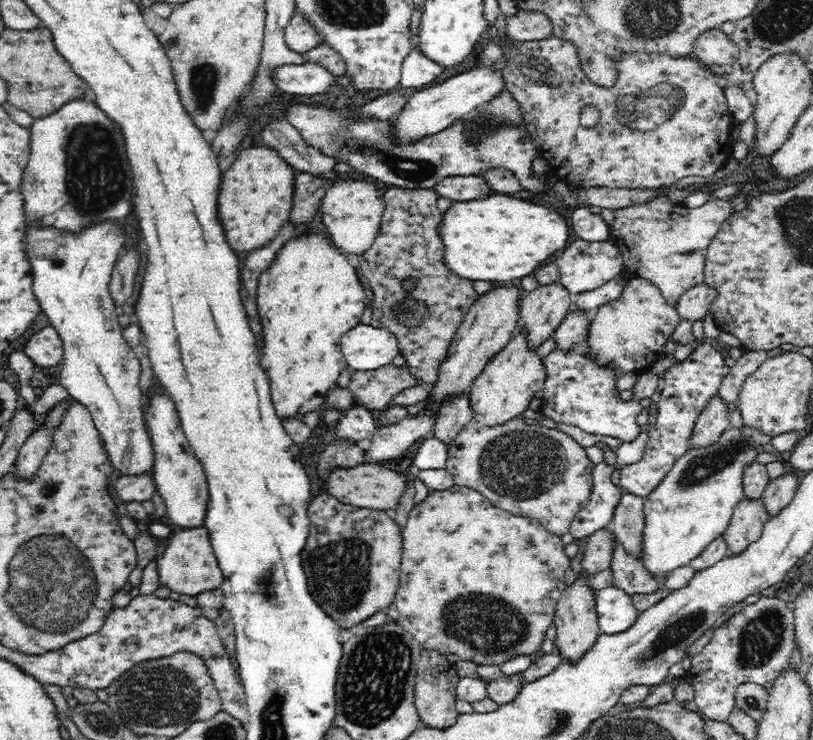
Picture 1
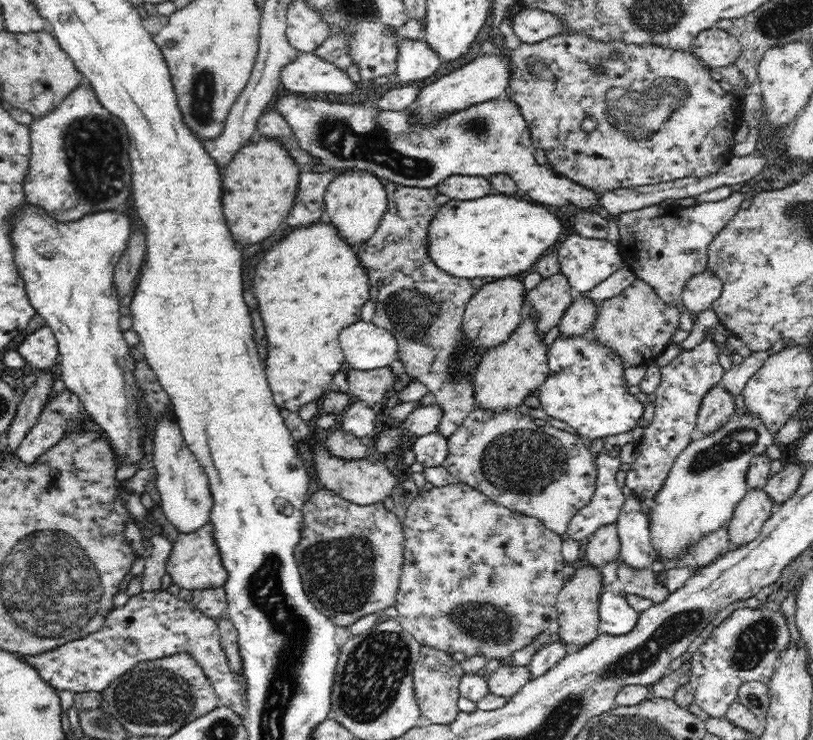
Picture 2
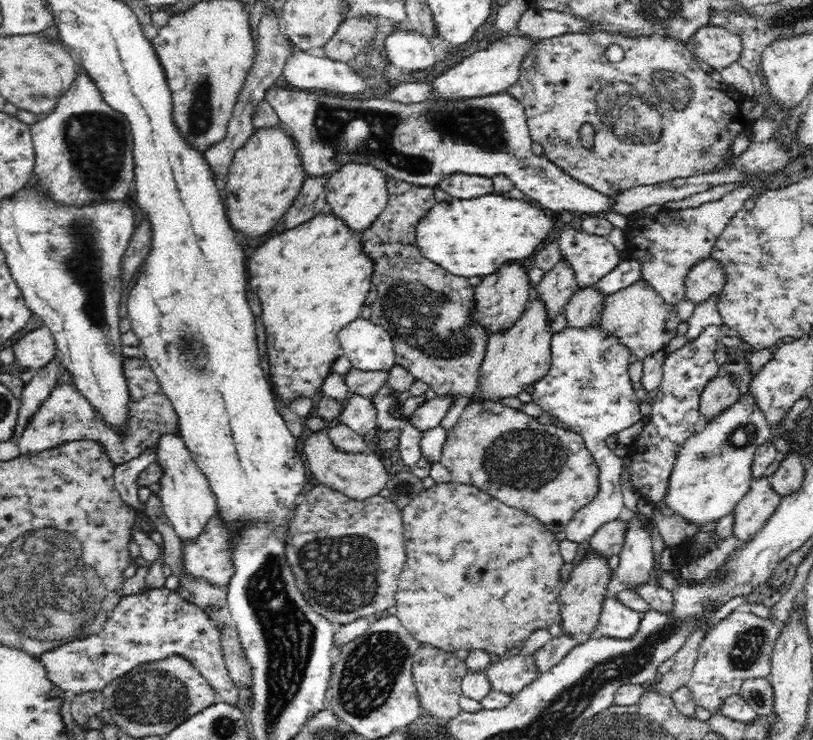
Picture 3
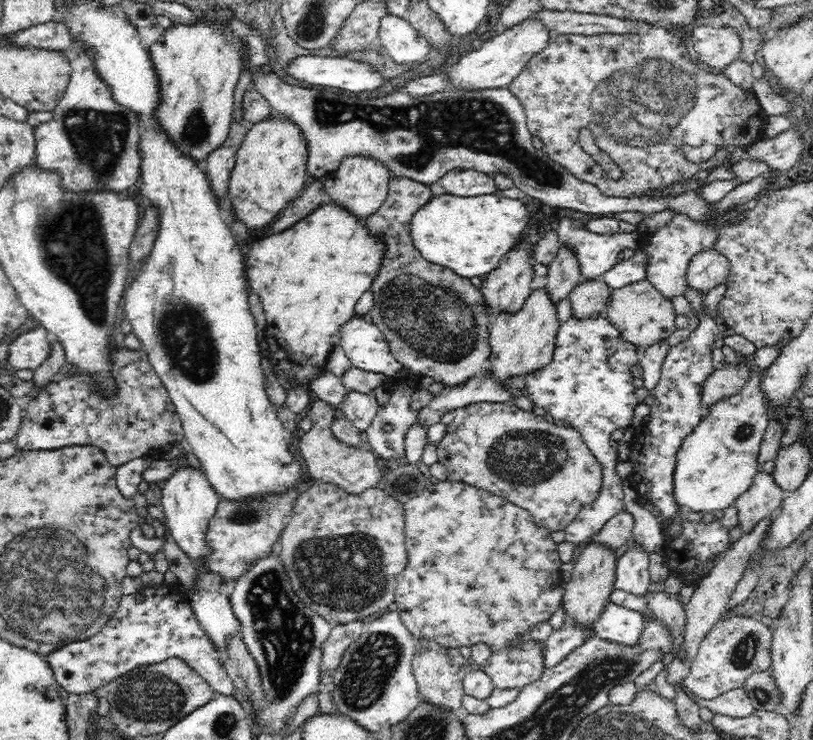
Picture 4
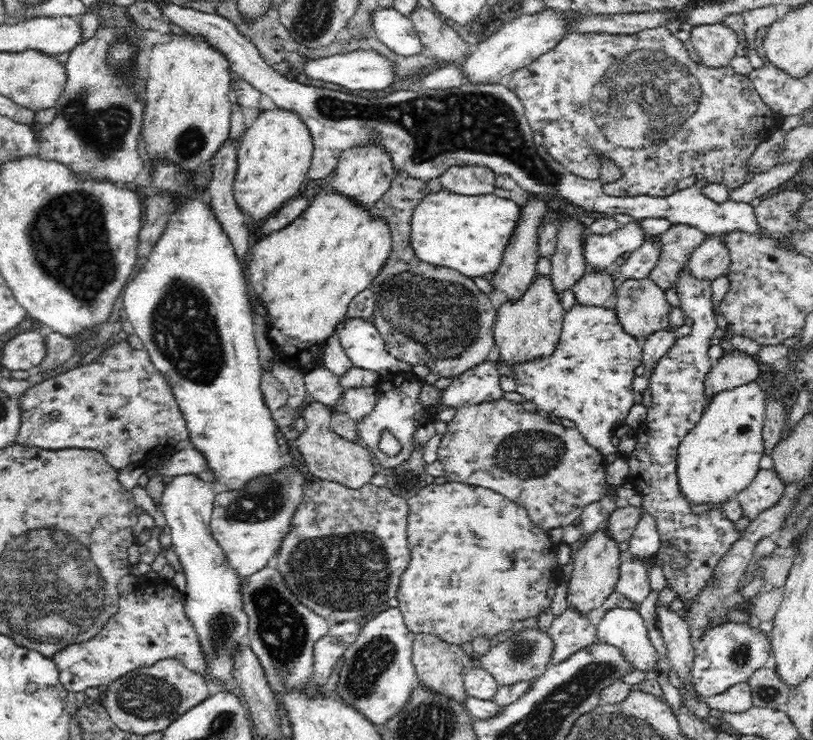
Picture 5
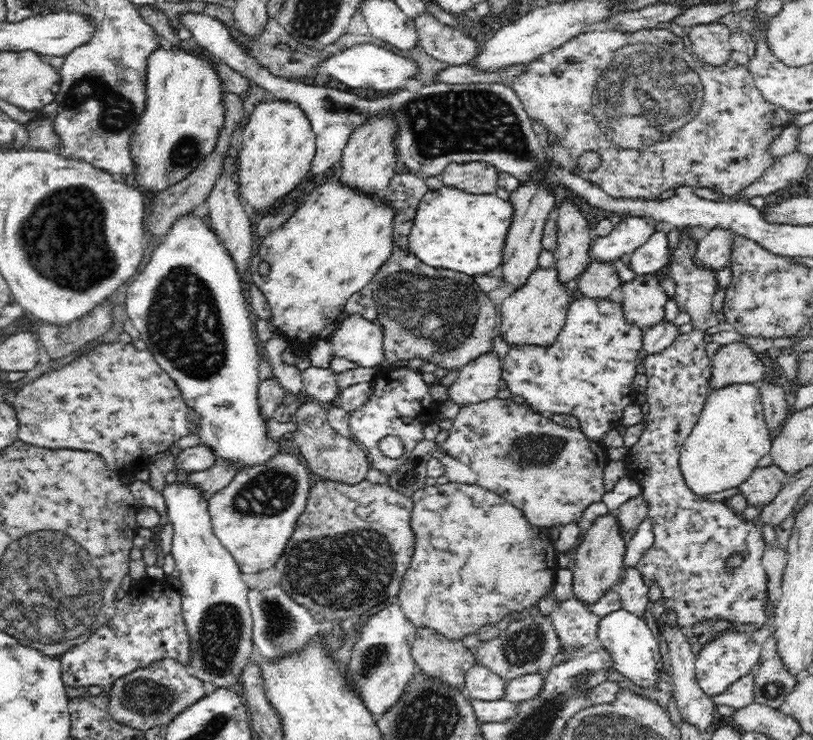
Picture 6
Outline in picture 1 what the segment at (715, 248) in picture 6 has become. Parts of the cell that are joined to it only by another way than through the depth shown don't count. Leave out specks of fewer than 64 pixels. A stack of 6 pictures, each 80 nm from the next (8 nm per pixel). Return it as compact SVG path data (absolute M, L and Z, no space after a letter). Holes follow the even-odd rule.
M702 281L702 284L696 284L682 294L675 305L680 318L685 318L698 327L704 316L709 313L711 302L718 296L718 291L708 286Z

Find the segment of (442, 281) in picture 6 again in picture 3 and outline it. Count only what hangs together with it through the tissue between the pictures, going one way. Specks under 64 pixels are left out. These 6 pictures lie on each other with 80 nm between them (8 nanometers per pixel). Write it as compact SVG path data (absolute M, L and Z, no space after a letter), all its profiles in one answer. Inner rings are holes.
M388 178L387 190L389 196L385 210L368 230L360 234L364 249L375 261L375 272L371 280L378 296L371 304L369 320L390 333L393 350L396 353L395 361L406 368L415 379L429 384L437 396L444 396L445 393L460 395L442 420L441 426L448 431L457 424L460 412L477 400L473 396L479 392L479 376L482 372L483 356L487 352L489 334L472 317L476 312L475 288L469 284L469 280L454 276L446 268L425 259L417 247L413 228L437 204L434 199L435 187L412 185L406 181Z

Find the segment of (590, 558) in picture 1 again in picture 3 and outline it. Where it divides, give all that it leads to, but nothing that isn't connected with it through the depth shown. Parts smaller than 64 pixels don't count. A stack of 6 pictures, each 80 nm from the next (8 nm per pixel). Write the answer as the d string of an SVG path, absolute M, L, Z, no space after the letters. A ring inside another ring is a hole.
M618 518L606 522L589 539L590 548L610 558L622 550L627 524Z

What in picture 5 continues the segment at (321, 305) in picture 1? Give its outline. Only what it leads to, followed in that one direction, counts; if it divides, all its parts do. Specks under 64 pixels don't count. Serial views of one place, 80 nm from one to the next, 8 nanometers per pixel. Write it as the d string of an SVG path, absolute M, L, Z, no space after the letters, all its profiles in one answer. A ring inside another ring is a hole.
M339 191L321 192L316 196L312 196L308 209L304 210L304 213L300 214L300 217L285 225L284 228L274 231L269 235L262 236L257 243L253 244L251 257L247 264L248 267L248 287L255 296L263 302L267 318L266 325L267 338L270 340L270 344L275 345L275 352L284 359L288 366L294 366L299 372L306 372L314 366L319 366L317 358L323 356L324 344L328 338L334 334L334 329L337 324L344 322L346 319L346 311L348 310L348 304L352 302L352 298L356 294L360 294L362 290L366 290L370 287L370 284L377 278L377 274L380 269L384 267L385 260L390 256L393 247L391 237L391 226L388 226L387 218L380 216L373 216L371 210L365 208L363 204L356 202L354 197L347 196Z

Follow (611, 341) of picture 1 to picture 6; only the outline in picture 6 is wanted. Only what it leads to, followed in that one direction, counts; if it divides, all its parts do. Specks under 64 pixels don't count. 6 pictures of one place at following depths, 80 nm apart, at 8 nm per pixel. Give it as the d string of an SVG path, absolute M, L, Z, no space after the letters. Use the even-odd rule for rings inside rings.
M653 274L638 275L630 282L622 283L622 307L623 315L630 321L631 324L639 325L640 328L650 328L652 324L660 324L664 317L664 306L668 302L669 297L666 291L660 286L659 280Z

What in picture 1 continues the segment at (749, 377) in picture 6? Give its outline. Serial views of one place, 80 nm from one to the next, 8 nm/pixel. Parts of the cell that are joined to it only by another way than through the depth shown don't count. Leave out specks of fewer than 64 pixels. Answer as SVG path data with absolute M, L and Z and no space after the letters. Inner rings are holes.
M716 394L704 406L695 423L694 433L691 436L690 447L710 445L720 438L720 435L730 428L728 403L725 403Z

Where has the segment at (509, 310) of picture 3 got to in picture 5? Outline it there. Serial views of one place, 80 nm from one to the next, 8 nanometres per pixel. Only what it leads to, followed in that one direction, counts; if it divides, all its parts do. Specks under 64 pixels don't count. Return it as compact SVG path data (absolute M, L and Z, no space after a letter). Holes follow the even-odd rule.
M530 198L526 206L522 208L522 218L518 218L518 228L512 232L512 238L504 250L504 260L497 268L494 276L490 279L490 285L496 289L496 292L506 294L506 300L520 298L524 292L533 284L533 277L538 275L537 262L539 256L539 230L542 228L540 222L544 218L546 204L538 198Z

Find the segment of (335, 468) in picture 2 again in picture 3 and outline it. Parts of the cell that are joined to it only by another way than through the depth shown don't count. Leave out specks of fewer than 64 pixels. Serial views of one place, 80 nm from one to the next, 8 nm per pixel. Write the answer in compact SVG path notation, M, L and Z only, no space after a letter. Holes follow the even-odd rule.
M328 396L317 400L316 407L312 408L312 417L320 420L320 428L316 428L316 432L310 430L306 433L304 443L300 444L299 458L304 459L304 464L310 468L319 484L330 485L346 496L361 500L386 487L390 474L386 471L385 460L374 451L348 453L346 449L336 447L328 431L332 420L342 412L344 401L336 401Z

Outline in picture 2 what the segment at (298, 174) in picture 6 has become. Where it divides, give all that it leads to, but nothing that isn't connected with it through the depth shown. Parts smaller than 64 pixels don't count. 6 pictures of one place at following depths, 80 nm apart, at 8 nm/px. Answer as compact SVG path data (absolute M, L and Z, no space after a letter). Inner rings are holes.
M262 135L258 144L243 146L226 166L221 180L223 214L235 242L256 244L276 232L294 205L302 170L278 139Z

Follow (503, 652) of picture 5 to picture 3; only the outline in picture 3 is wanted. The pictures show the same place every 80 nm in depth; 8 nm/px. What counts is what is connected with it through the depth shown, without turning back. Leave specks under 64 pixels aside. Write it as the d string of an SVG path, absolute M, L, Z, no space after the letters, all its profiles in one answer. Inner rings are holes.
M510 656L510 658L500 658L496 664L490 664L486 670L486 675L492 686L492 690L516 695L528 684L532 684L540 674L536 658Z

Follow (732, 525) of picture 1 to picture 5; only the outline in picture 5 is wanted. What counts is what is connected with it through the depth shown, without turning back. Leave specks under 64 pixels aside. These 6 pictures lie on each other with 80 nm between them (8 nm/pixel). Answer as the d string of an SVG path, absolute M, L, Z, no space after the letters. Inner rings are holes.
M760 469L752 482L741 489L736 495L742 507L742 517L752 521L760 512L776 506L780 496L784 494L786 485L775 469Z

